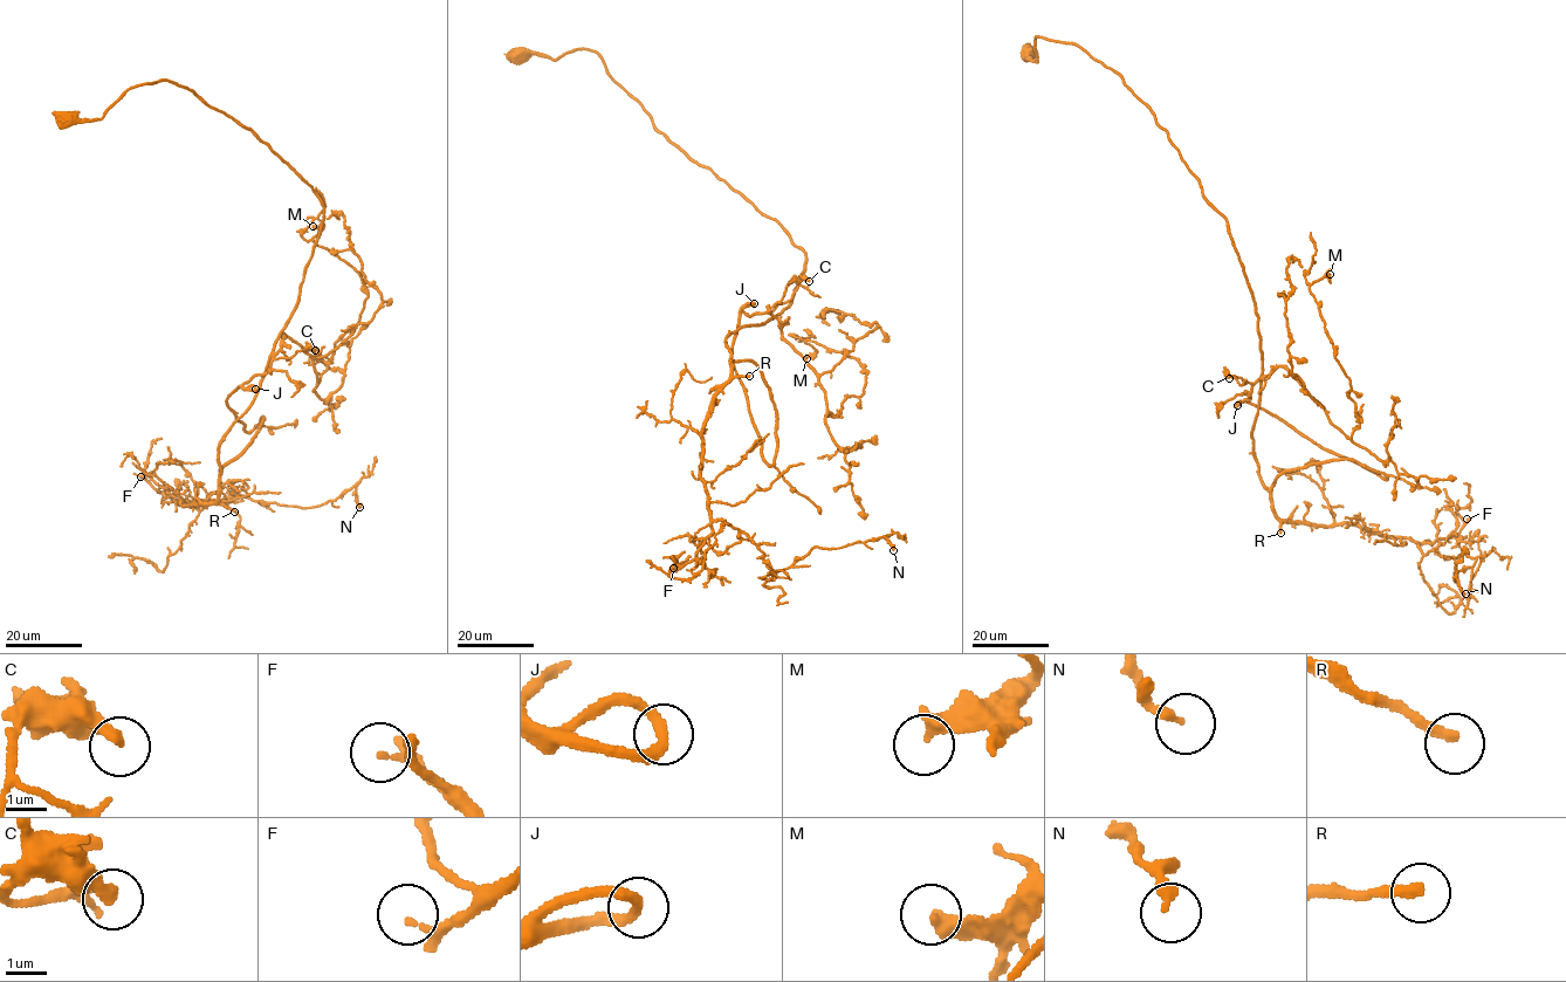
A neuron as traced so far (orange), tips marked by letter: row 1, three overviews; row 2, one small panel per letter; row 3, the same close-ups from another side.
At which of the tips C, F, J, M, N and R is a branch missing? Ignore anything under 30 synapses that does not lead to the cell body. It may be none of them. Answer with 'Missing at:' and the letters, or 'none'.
Missing at: F, R

